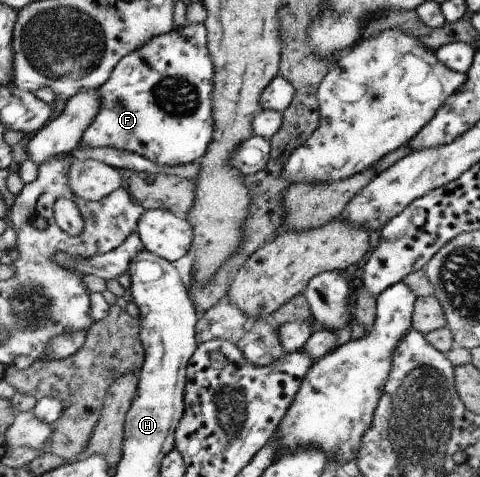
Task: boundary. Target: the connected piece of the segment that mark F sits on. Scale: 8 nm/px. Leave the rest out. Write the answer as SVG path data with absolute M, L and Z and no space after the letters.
M198 23L196 26L188 25L174 28L167 34L154 36L152 40L148 40L147 44L140 46L138 50L130 52L116 64L115 70L112 72L111 78L98 90L102 100L100 100L100 112L94 116L94 120L90 122L90 126L84 130L78 148L102 148L102 147L116 147L120 150L127 150L144 158L148 158L150 162L156 162L161 166L183 166L192 162L198 162L204 156L204 152L208 148L209 142L212 140L213 135L213 118L212 118L212 89L213 89L213 76L215 70L211 56L207 47L207 28Z

